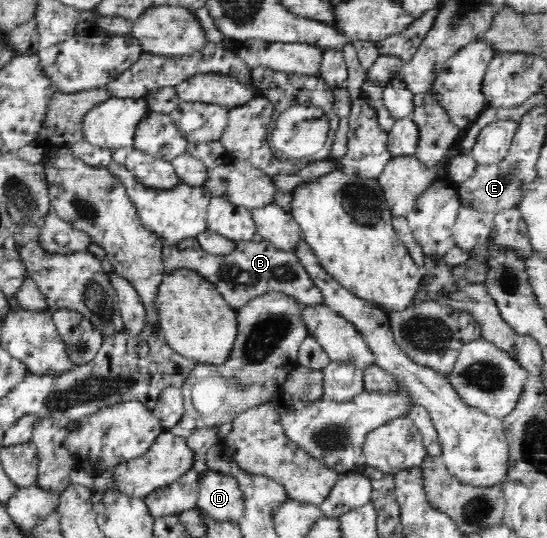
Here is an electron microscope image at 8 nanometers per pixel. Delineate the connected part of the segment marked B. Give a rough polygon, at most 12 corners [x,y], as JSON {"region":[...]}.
{"region":[[197,237],[163,245],[234,309],[262,294],[323,304],[296,254],[270,240],[215,256]]}

